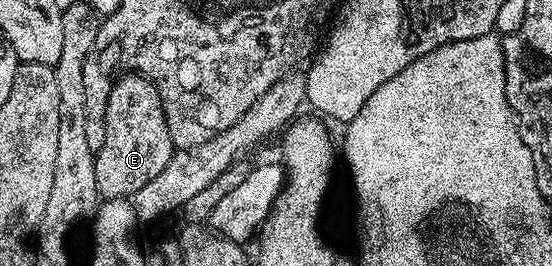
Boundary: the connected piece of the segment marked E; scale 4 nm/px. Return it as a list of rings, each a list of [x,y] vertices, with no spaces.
[[[128,71],[114,81],[106,103],[105,131],[105,145],[95,152],[94,163],[96,191],[104,199],[131,198],[162,173],[174,152],[158,87],[138,73]]]

